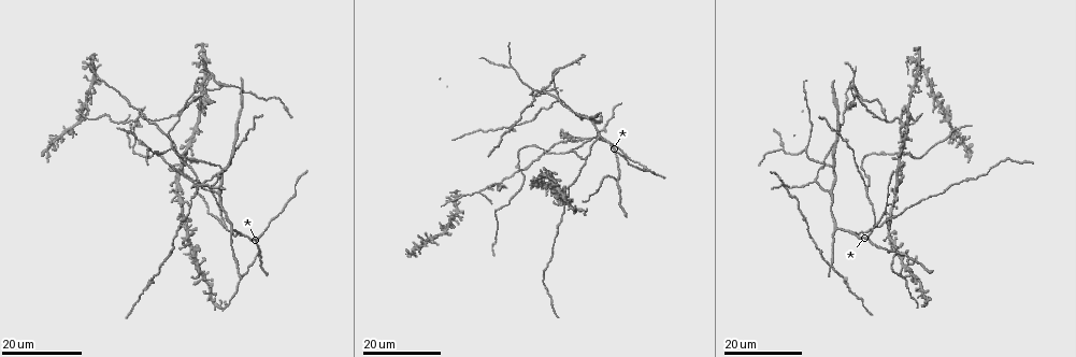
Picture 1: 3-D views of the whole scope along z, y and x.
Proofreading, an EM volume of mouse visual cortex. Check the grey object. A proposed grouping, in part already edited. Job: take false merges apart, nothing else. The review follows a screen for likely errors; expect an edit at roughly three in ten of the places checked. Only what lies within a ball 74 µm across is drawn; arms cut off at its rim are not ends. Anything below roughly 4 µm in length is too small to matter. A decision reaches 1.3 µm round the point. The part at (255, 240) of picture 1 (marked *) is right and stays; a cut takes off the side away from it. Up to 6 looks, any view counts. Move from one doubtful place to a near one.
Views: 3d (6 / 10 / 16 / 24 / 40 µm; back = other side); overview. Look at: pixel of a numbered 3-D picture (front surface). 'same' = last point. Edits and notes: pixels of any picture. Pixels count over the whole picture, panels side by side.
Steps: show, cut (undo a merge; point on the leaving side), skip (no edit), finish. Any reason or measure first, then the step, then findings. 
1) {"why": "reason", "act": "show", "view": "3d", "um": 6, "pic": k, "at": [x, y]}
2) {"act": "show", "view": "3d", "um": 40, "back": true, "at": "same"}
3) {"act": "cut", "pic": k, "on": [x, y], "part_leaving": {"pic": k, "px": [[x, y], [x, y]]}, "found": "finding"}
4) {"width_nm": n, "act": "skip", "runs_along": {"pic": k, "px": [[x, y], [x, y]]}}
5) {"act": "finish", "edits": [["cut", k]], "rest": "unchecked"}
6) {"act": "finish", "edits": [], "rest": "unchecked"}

{"act": "show", "view": "3d", "um": 24, "pic": 1, "at": [854, 230]}

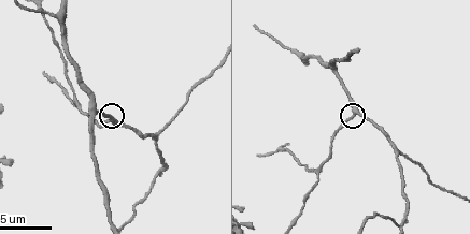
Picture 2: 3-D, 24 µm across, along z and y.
{"why": "closer look", "act": "show", "view": "3d", "um": 6, "pic": 2, "at": [356, 112]}

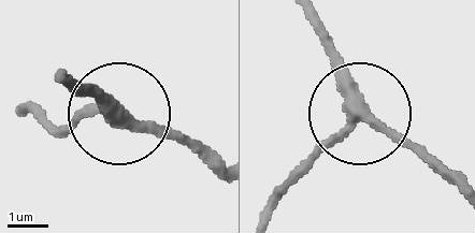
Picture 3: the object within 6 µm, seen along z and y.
{"side_arm_um": 75, "arms": 3, "act": "skip", "found": "continuous, no second neuron"}

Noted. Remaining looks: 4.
{"act": "show", "view": "3d", "um": 10, "pic": 2, "at": [293, 52]}

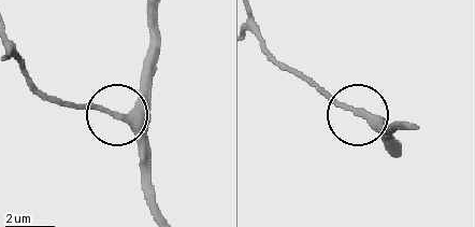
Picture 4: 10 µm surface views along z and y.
{"side_arm_um": 67, "act": "skip", "runs_along": {"pic": 4, "px": [[162, 215], [152, 190], [146, 141], [109, 112], [74, 105]]}, "found": "one neuron here"}

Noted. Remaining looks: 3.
{"why": "three arms meet", "act": "show", "view": "3d", "um": 24, "pic": 1, "at": [833, 170]}

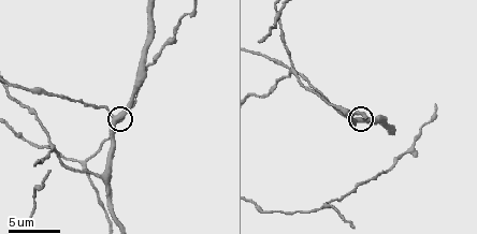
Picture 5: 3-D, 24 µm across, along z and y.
{"act": "show", "view": "3d", "um": 10, "pic": 5, "at": [115, 119]}

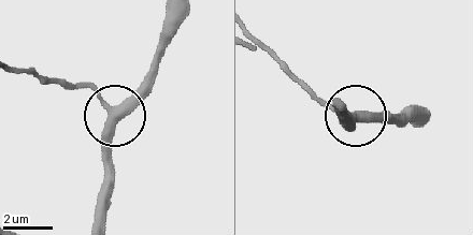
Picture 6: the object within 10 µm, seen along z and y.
{"side_arm_um": 51, "act": "skip", "runs_along": {"pic": 6, "px": [[100, 214], [110, 108], [87, 86], [71, 84]]}, "found": "one neuron here"}

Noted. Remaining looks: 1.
{"act": "finish", "edits": [], "rest": "unchecked"}

